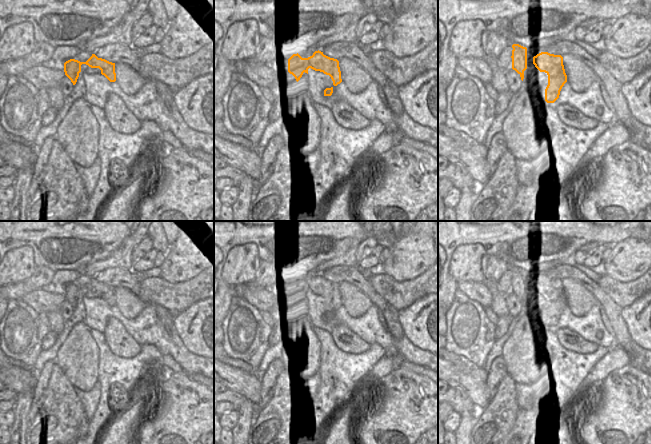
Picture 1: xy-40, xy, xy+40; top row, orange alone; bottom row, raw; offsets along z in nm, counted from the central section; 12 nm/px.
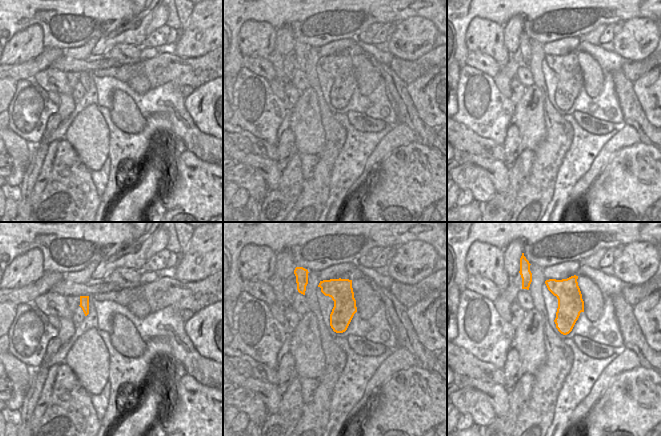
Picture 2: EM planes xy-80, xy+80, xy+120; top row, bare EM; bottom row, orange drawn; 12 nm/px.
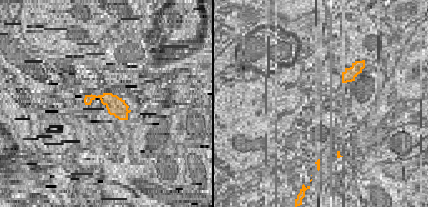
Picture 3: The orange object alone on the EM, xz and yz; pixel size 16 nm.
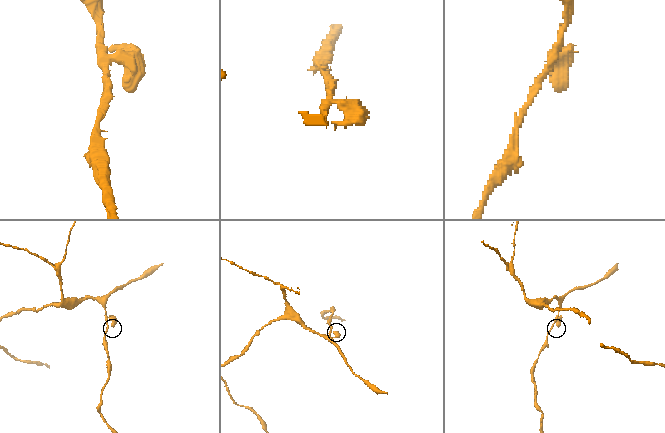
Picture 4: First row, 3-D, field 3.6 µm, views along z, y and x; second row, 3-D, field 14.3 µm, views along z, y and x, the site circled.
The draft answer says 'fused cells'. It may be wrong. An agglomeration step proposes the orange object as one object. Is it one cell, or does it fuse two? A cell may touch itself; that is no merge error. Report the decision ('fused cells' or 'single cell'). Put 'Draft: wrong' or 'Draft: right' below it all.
fused cells
Draft: right

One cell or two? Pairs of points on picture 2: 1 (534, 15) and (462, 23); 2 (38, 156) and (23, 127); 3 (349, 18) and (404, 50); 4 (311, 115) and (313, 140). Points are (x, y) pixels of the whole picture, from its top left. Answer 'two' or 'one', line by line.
1: one
2: two
3: two
4: one

